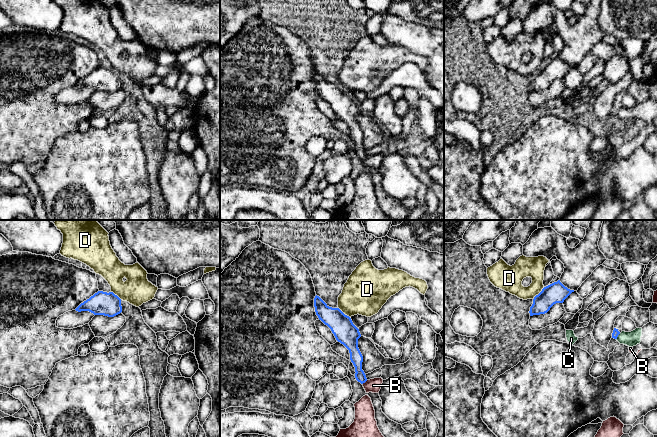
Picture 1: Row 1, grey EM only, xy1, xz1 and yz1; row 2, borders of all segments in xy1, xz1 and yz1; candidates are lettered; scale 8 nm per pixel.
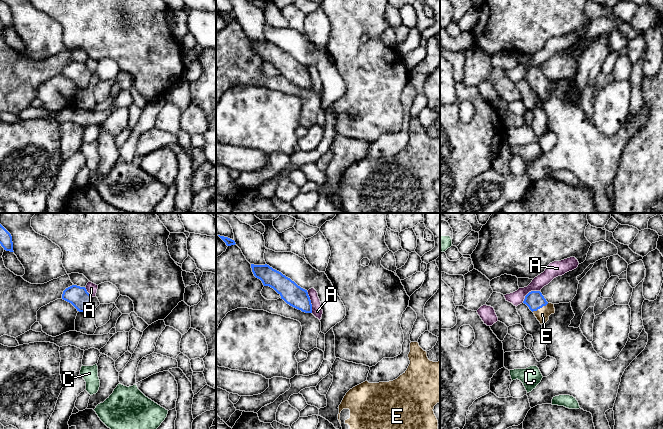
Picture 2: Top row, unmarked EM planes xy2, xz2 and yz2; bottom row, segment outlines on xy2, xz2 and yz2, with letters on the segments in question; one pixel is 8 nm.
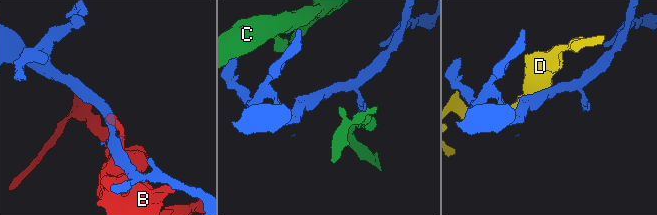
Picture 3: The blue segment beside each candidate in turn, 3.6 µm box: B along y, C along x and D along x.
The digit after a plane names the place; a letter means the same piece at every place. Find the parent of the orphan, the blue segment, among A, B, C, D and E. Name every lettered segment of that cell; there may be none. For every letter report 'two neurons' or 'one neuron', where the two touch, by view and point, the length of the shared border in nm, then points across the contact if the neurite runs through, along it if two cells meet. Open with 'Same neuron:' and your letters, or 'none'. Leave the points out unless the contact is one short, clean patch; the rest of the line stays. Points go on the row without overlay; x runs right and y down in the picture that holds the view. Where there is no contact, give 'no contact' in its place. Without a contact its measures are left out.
Same neuron: E
A: two neurons; contact xz2 (310, 78); length 180 nm; border xz2 (306, 67), (312, 88)
B: two neurons; contact xz1 (364, 158); length 60 nm
C: two neurons; contact yz1 (617, 112); length 70 nm; border yz1 (620, 109), (616, 115)
D: two neurons; contact yz1 (539, 69); length 140 nm; border yz1 (544, 63), (533, 75)
E: one neuron; contact yz2 (540, 83); length 150 nm; way yz2 (534, 76), (540, 83), (542, 90)

